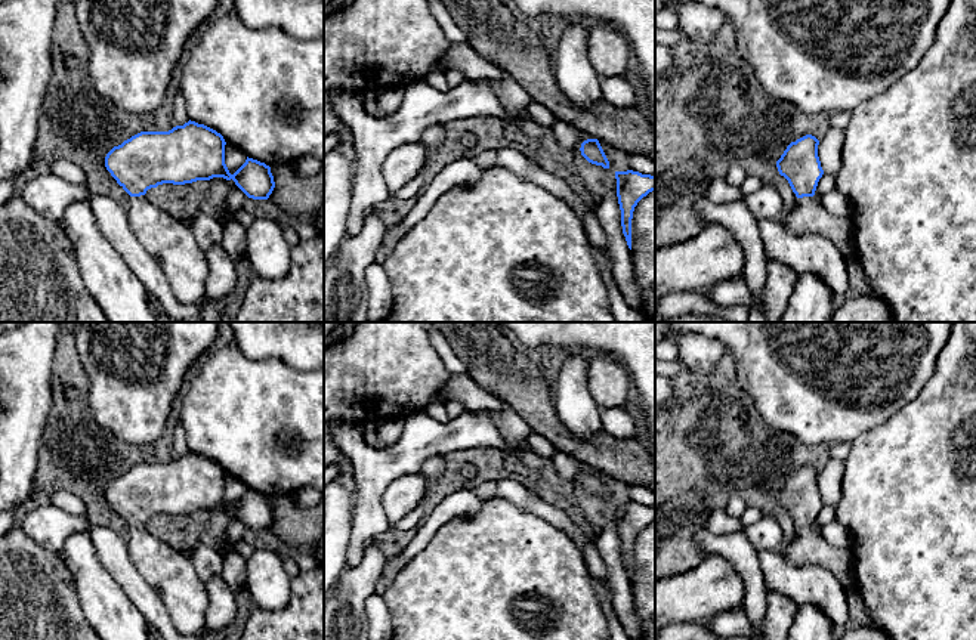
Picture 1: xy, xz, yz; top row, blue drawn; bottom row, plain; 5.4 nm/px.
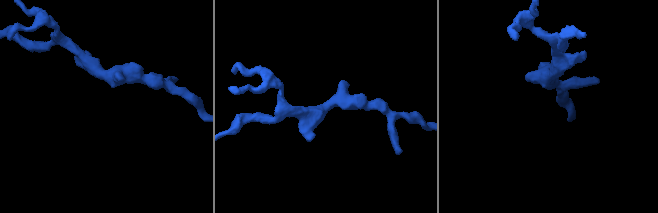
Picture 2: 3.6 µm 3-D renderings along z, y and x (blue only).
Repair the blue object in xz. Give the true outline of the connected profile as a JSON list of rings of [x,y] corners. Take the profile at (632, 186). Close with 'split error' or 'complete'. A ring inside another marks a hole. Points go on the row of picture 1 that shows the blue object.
[[[615,171],[617,197],[621,210],[621,226],[627,245],[631,250],[631,219],[637,202],[655,191],[655,176],[639,171]]] | complete

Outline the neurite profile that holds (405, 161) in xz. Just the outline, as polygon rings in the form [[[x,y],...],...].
[[[408,142],[387,154],[382,173],[389,192],[393,194],[411,182],[424,168],[427,155],[429,149],[423,142]]]

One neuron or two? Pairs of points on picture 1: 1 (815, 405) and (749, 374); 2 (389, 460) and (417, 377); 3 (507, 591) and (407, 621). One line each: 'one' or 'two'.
1: one
2: two
3: one

